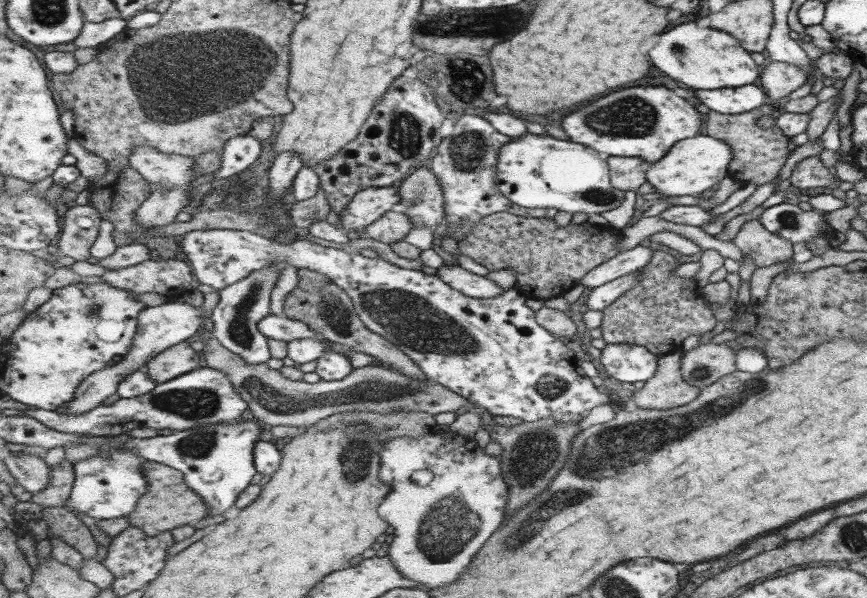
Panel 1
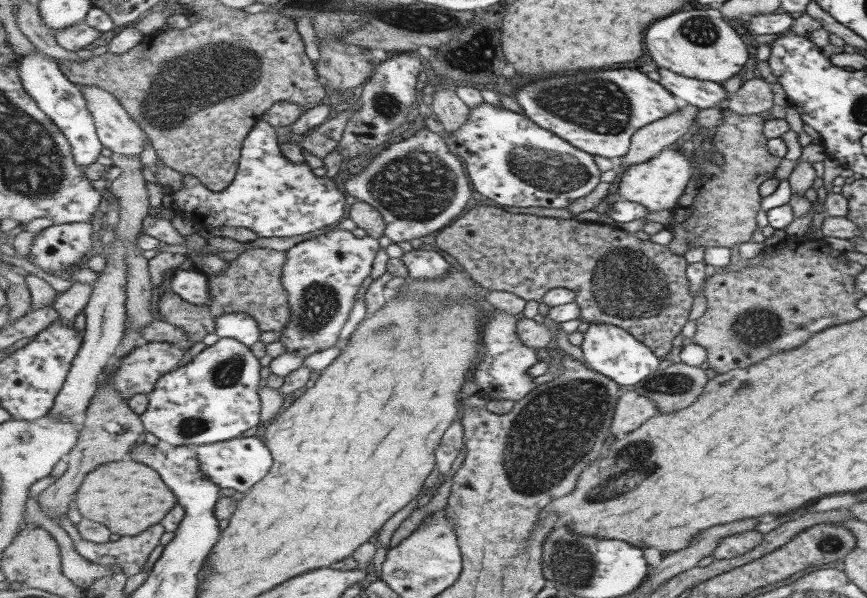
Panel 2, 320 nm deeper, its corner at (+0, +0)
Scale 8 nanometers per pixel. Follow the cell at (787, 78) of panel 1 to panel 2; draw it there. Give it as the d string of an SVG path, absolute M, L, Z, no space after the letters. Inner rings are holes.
M762 78L743 81L741 86L729 95L723 108L743 116L767 115L773 106L769 83Z

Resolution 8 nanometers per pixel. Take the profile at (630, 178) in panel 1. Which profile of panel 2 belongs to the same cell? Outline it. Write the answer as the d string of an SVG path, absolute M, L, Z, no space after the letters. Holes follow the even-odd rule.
M683 104L680 111L640 128L632 136L631 152L621 159L623 168L651 160L665 149L682 143L685 134L696 124L699 110L697 106Z

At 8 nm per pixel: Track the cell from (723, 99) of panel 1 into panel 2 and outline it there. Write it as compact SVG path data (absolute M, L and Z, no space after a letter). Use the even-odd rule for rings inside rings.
M657 68L660 83L683 104L703 108L723 106L729 98L720 83L683 76L668 68Z

